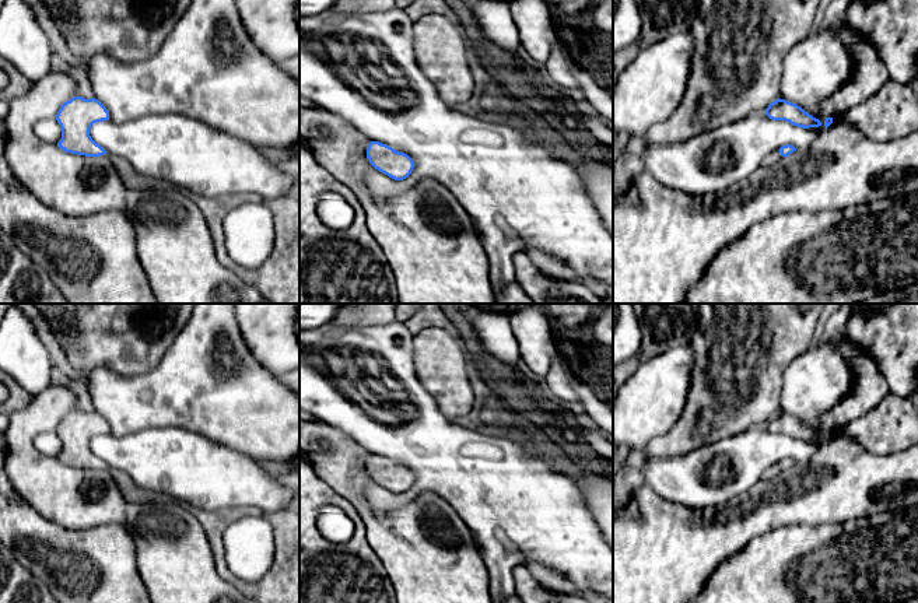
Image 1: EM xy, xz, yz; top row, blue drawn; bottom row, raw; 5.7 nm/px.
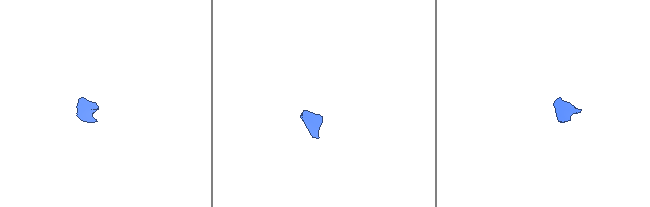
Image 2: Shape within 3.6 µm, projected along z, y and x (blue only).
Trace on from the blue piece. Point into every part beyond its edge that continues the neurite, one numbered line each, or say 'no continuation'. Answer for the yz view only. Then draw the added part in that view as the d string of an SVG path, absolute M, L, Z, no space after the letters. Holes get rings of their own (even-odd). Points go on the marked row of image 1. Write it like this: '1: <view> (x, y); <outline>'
1: yz (773, 158); M777 150L777 151L774 151L774 152L771 152L771 154L768 154L765 158L764 158L764 161L763 161L763 166L772 166L772 165L775 165L777 162L779 162L782 159L782 155L781 155L781 152Z

